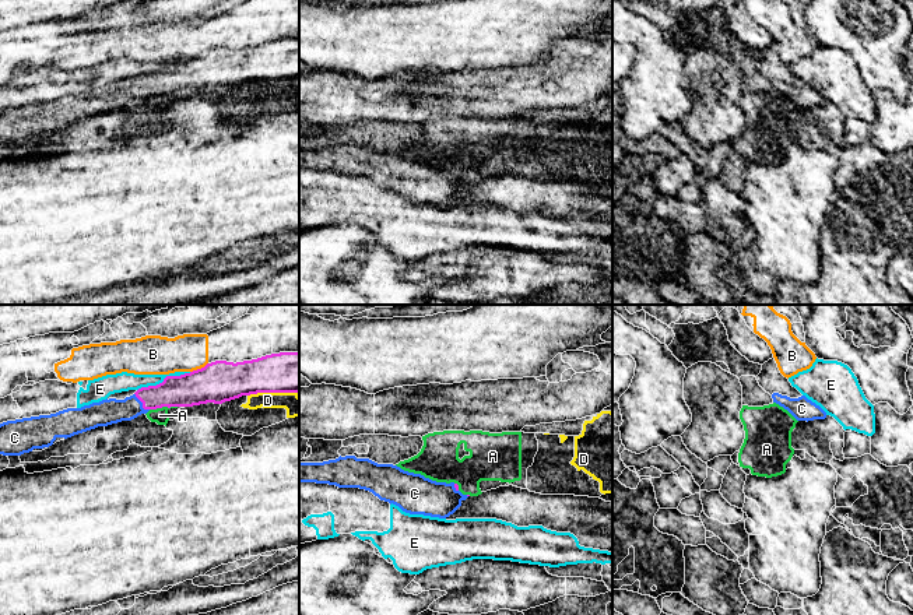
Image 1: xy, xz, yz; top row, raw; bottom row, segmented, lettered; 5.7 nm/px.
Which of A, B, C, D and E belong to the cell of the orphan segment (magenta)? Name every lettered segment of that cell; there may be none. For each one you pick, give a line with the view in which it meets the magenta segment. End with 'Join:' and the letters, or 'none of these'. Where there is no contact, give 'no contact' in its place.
C: xy
Join: C

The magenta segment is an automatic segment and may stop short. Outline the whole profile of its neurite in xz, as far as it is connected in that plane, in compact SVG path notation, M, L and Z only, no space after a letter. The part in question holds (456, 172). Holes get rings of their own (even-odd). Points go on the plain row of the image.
M340 143L323 150L299 150L299 169L365 176L405 200L439 205L453 201L468 184L454 169L436 169L393 151L378 151L355 143Z

